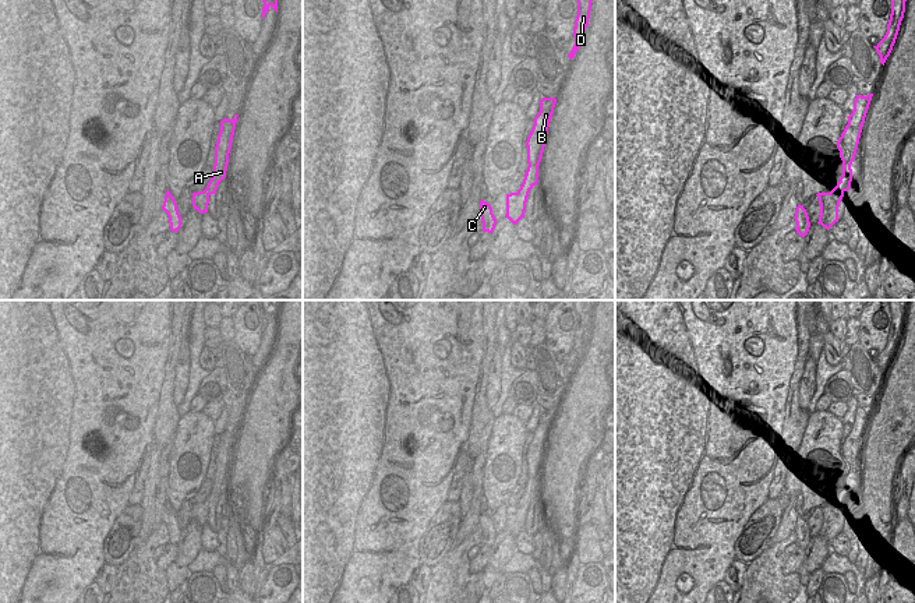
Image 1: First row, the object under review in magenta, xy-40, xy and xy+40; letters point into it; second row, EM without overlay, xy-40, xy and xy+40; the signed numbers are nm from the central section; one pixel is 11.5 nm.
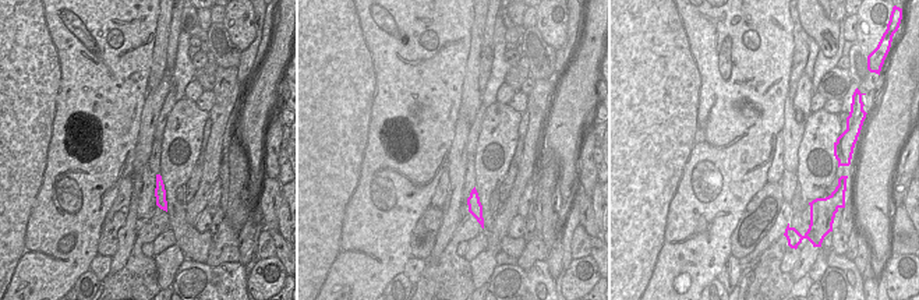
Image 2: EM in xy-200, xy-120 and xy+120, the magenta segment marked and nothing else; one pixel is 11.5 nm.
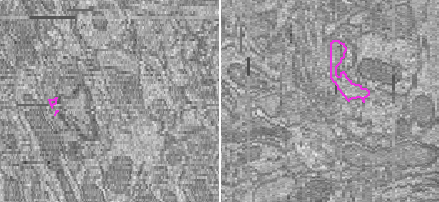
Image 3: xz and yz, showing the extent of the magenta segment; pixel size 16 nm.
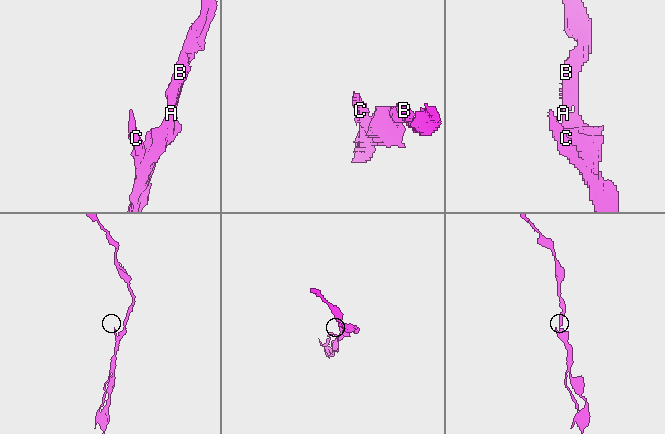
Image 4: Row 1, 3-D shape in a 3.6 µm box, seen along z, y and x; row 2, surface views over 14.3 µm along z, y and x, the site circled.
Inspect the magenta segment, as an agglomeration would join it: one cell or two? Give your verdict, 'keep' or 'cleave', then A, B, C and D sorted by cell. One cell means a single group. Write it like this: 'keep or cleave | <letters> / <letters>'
keep | A B C D

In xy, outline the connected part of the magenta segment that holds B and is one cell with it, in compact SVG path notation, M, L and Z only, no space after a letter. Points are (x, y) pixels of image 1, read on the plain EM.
M543 410L540 413L540 424L534 430L533 441L526 454L529 479L523 496L516 505L506 507L505 530L508 530L513 537L524 530L529 505L538 496L538 477L544 465L555 416L555 410Z

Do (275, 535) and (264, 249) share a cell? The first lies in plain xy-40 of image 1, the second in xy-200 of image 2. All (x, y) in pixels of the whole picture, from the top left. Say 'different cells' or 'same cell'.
same cell

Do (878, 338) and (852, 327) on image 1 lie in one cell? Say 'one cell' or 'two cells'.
two cells

